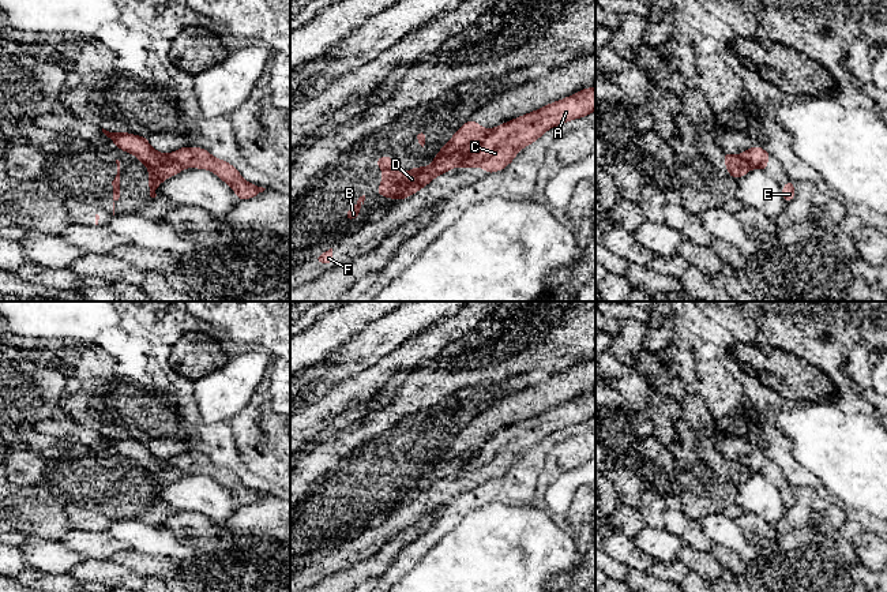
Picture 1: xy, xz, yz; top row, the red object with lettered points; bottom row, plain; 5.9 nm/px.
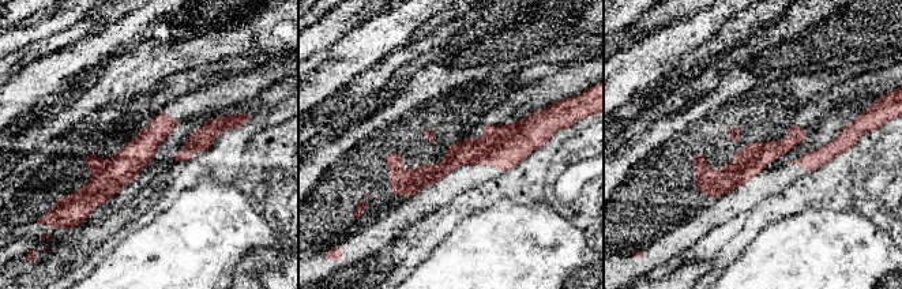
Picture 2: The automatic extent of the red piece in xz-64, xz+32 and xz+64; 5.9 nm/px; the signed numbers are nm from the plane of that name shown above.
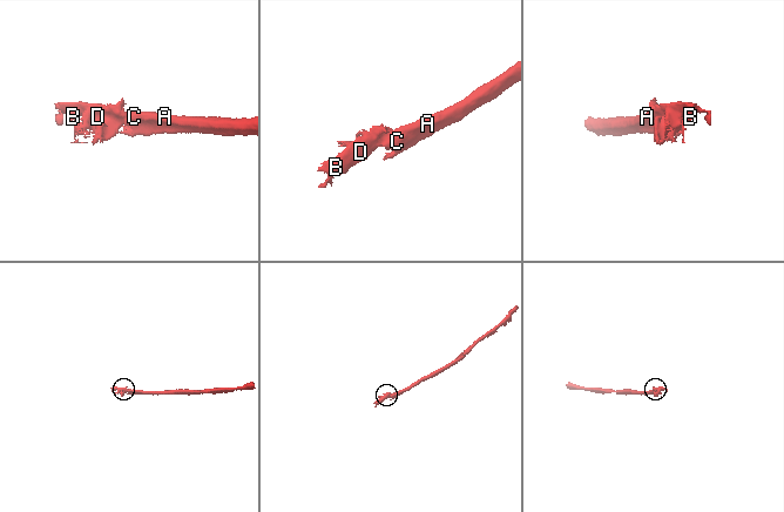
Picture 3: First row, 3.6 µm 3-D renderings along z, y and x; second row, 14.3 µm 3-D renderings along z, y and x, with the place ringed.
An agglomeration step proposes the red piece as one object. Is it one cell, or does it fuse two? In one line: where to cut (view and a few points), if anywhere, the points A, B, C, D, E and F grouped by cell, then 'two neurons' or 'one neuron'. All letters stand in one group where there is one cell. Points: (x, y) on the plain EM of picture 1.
cut in xz along (488, 437), (481, 449), (455, 471); A C E / B D F; two neurons

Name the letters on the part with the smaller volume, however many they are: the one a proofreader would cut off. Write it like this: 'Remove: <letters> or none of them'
Remove: B, D, F

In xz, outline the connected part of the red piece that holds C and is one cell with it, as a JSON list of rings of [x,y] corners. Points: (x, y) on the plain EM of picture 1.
[[[595,393],[583,394],[488,436],[476,457],[458,473],[485,473],[486,480],[503,476],[525,453],[556,431],[586,423],[595,416]]]

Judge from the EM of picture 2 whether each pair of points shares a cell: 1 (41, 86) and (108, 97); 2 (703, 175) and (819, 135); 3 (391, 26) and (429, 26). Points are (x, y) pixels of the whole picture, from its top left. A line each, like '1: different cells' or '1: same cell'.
1: different cells
2: different cells
3: different cells

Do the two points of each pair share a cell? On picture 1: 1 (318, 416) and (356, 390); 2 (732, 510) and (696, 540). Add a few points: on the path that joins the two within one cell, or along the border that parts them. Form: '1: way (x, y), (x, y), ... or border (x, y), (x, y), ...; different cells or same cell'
1: way (327, 408), (346, 394); same cell
2: border (684, 513), (698, 520); different cells

